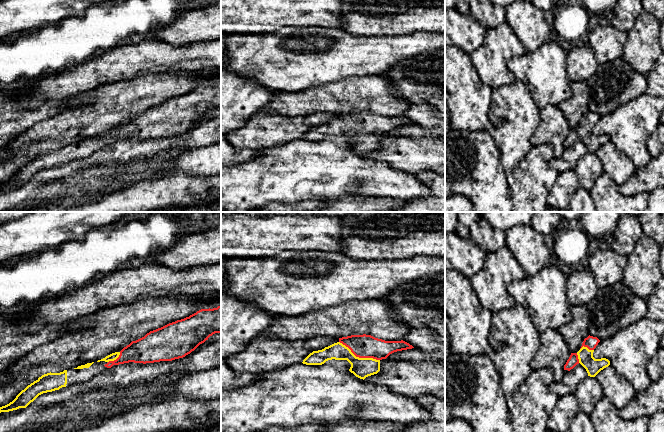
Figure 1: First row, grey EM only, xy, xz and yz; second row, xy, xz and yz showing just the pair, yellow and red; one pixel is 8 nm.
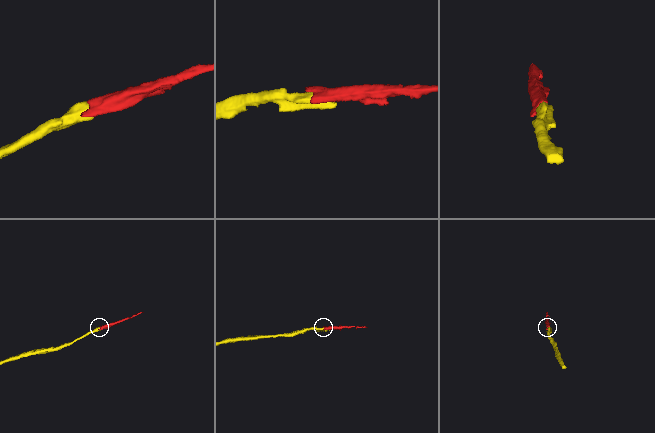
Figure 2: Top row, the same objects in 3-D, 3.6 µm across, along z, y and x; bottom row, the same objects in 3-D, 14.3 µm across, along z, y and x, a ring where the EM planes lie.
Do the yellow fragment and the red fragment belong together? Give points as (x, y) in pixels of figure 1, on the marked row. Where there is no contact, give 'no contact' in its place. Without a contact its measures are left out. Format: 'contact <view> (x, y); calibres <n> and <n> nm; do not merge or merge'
contact xz (358, 357); calibres 160 and 190 nm; merge

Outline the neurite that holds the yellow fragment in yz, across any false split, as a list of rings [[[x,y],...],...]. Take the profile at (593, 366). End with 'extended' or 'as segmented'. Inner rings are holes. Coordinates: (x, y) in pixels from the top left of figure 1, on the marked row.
[[[588,336],[584,339],[580,350],[577,353],[571,353],[569,359],[564,365],[564,370],[570,371],[577,364],[581,364],[587,371],[588,376],[595,377],[601,370],[610,365],[606,358],[595,359],[593,352],[600,340],[597,337]]]; extended

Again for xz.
[[[351,335],[339,338],[337,343],[334,343],[322,350],[313,351],[304,360],[306,365],[322,365],[328,360],[347,360],[351,367],[349,371],[360,379],[365,379],[368,376],[377,374],[380,371],[380,361],[386,359],[390,354],[414,348],[409,343],[401,341],[385,341],[375,338],[371,335]]]; extended

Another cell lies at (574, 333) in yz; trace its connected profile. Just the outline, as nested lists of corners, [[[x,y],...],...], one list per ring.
[[[571,305],[572,321],[559,328],[571,353],[577,353],[589,336],[589,313],[586,305]]]

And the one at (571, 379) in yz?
[[[579,363],[570,371],[565,372],[560,382],[552,382],[548,389],[558,397],[574,394],[578,385],[587,377],[586,369]]]

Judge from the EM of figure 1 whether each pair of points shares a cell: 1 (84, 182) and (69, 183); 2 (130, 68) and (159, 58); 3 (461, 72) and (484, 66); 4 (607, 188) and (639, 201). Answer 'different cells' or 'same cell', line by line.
1: same cell
2: same cell
3: different cells
4: same cell

